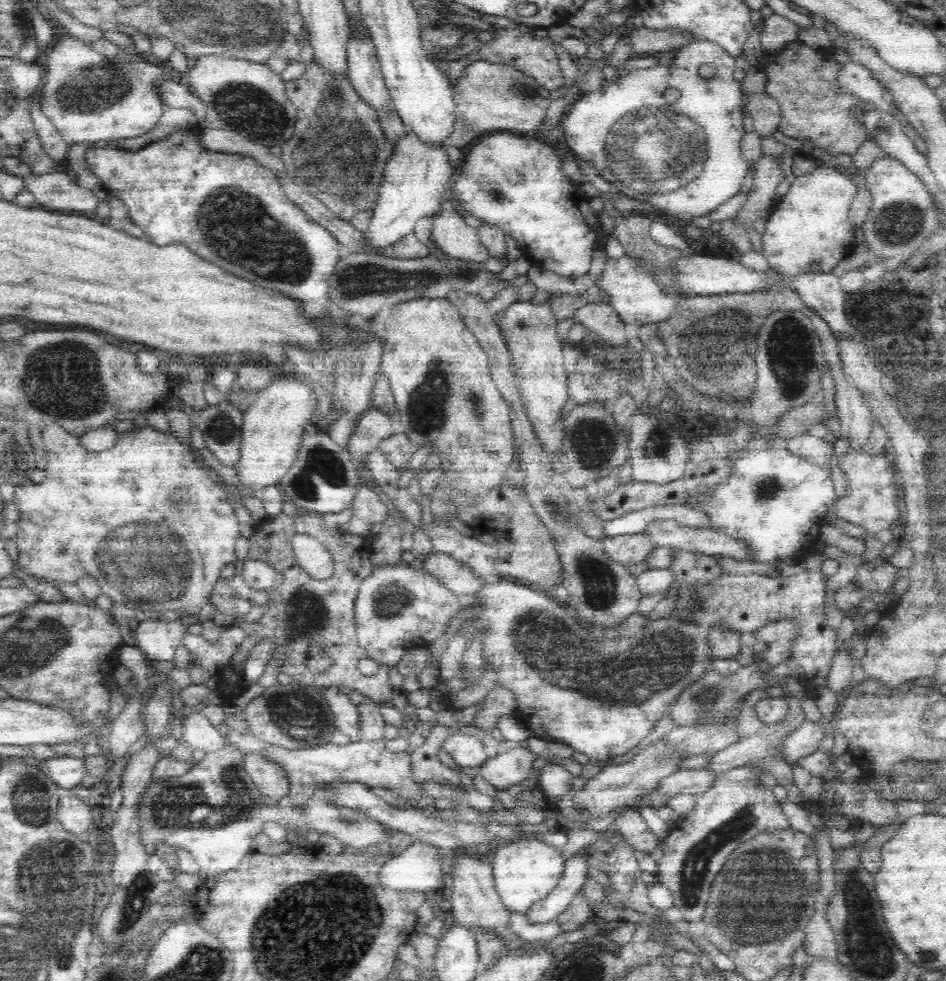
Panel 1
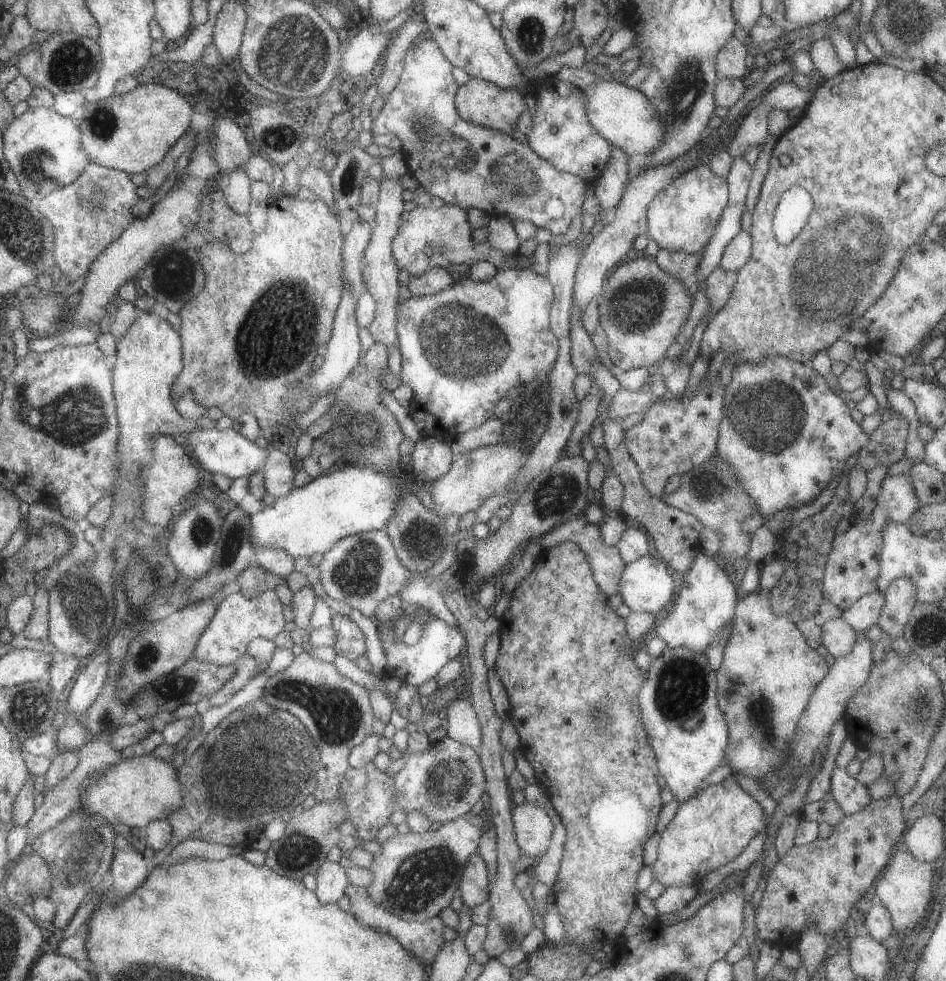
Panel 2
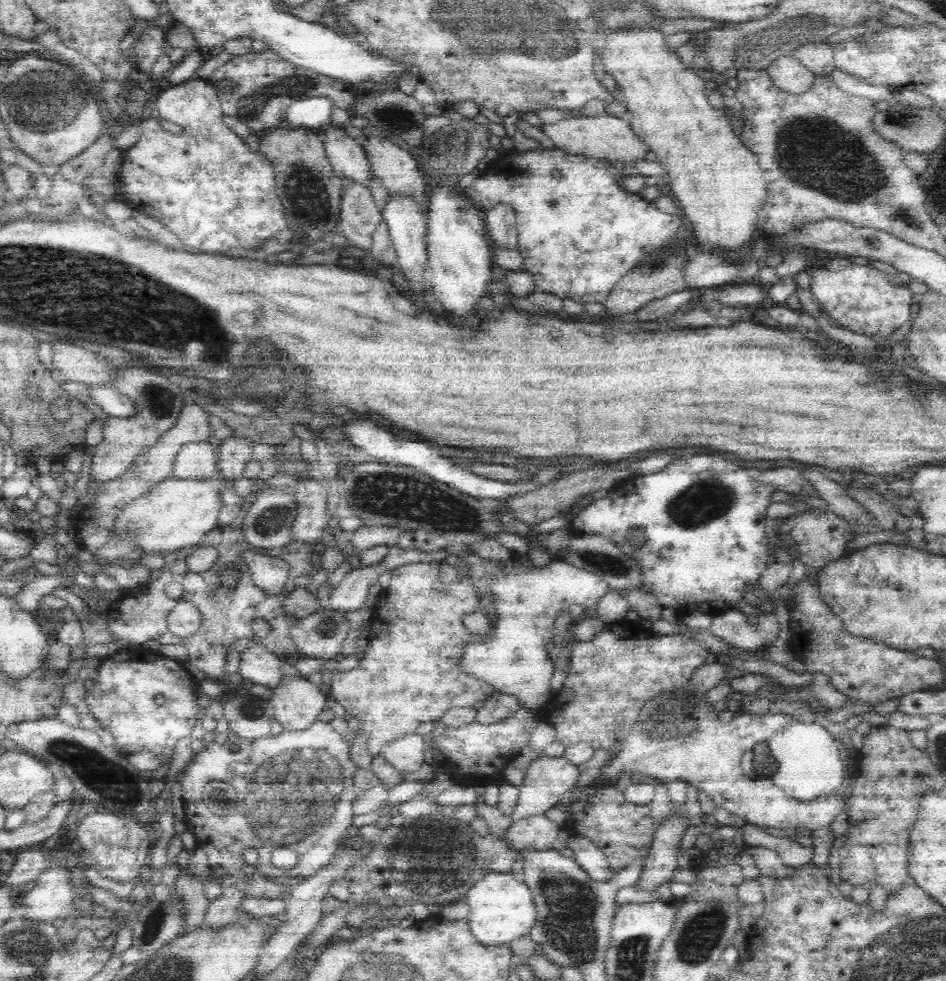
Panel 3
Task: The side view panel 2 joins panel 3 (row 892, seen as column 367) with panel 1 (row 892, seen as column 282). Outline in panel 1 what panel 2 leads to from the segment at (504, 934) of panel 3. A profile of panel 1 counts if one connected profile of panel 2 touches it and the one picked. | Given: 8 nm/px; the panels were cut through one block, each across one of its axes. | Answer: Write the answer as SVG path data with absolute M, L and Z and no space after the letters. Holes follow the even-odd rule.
M536 838L500 846L496 850L494 862L492 862L494 884L496 884L496 892L502 900L502 904L510 912L516 912L520 916L524 916L534 902L544 900L558 886L564 870L566 870L566 862L564 862L562 850L558 850L550 844L544 844Z

